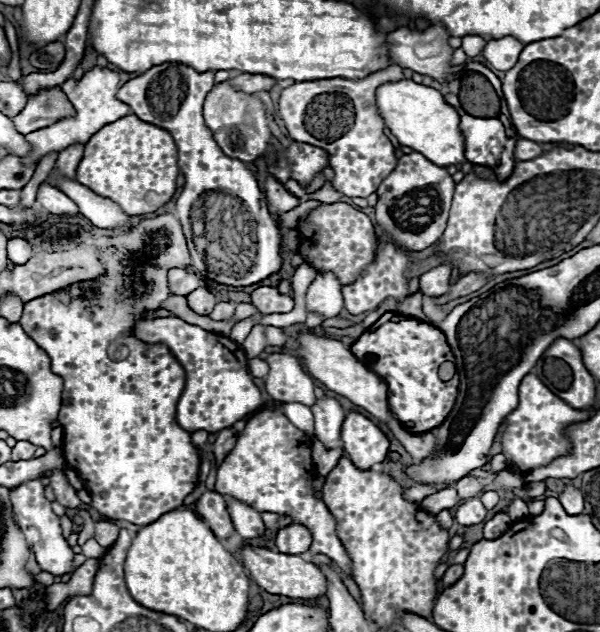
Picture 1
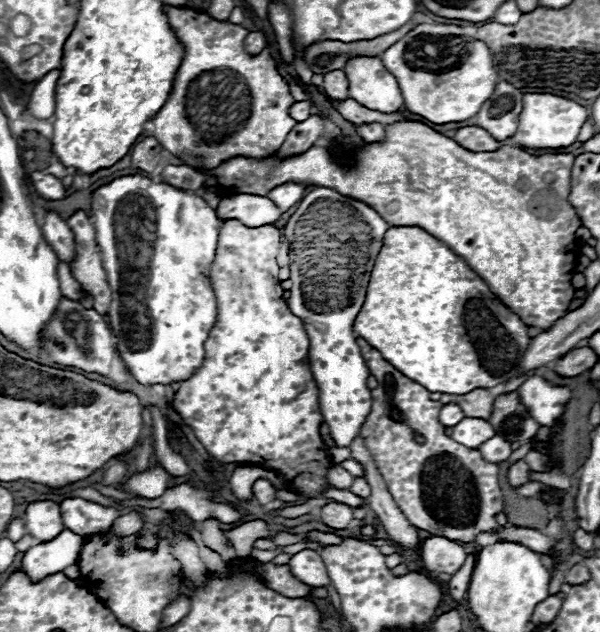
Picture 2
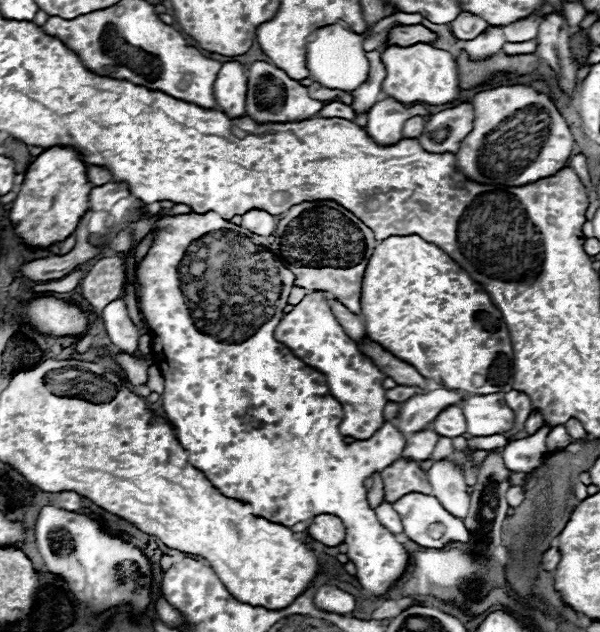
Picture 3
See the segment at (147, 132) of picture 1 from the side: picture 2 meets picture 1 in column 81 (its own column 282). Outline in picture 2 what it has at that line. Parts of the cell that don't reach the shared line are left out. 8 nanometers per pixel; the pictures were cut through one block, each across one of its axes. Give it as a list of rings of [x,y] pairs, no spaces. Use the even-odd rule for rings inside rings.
[[[398,122],[386,126],[386,142],[366,144],[364,150],[358,150],[356,162],[350,168],[332,158],[330,150],[316,146],[282,162],[274,160],[274,156],[276,154],[264,160],[246,160],[238,156],[220,164],[216,170],[202,172],[218,176],[218,184],[230,188],[222,190],[228,194],[264,196],[268,190],[288,180],[304,182],[306,186],[334,188],[344,196],[366,202],[390,226],[418,226],[444,242],[454,254],[466,260],[466,264],[514,314],[522,318],[526,326],[548,330],[568,312],[568,304],[574,300],[570,282],[580,258],[580,244],[576,242],[574,232],[582,226],[576,210],[568,202],[570,170],[574,164],[572,154],[558,152],[538,156],[514,146],[502,146],[496,152],[470,152],[426,124]]]

